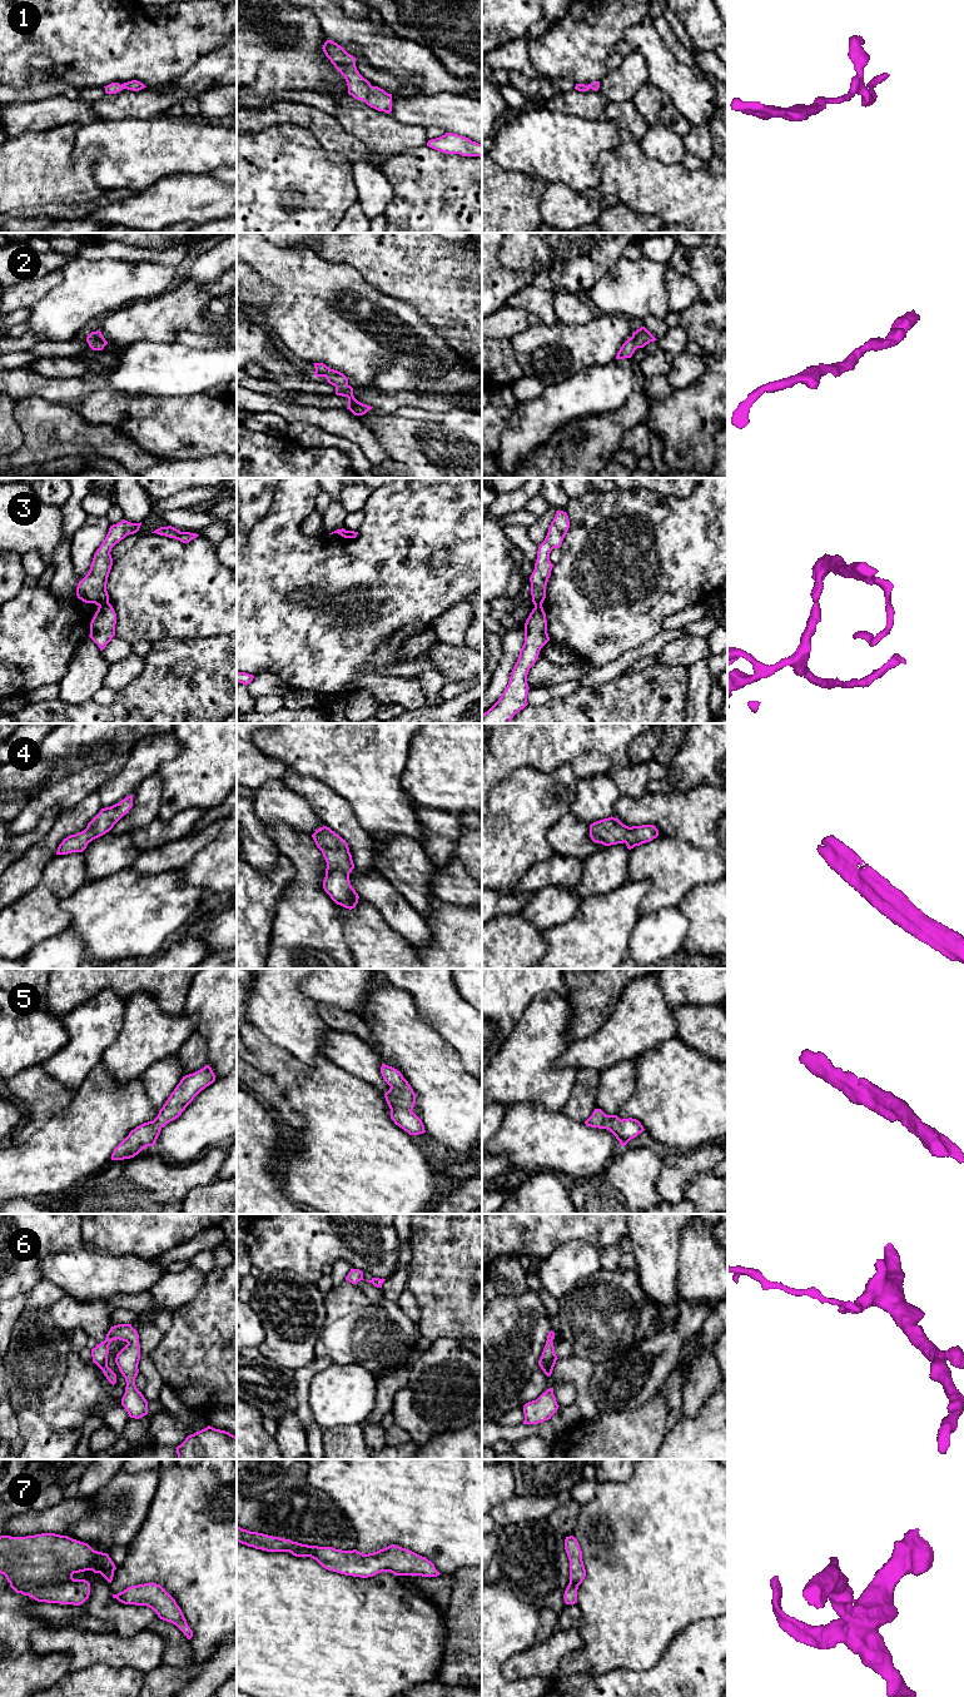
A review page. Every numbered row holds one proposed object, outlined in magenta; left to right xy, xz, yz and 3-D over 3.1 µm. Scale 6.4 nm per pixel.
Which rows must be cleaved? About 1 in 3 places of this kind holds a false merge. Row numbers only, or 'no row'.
3

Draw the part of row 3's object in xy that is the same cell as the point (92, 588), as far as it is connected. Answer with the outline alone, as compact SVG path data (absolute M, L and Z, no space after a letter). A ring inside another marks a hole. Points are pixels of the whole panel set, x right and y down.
M125 519L110 526L109 532L96 549L88 574L79 581L76 596L85 603L101 606L109 603L106 591L108 577L113 566L111 548L129 534L139 531L140 523L130 523Z

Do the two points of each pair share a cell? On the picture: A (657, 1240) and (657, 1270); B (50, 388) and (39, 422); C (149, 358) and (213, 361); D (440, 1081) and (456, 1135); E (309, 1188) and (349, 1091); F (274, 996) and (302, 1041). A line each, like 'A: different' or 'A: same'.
A: same
B: different
C: same
D: same
E: same
F: same

